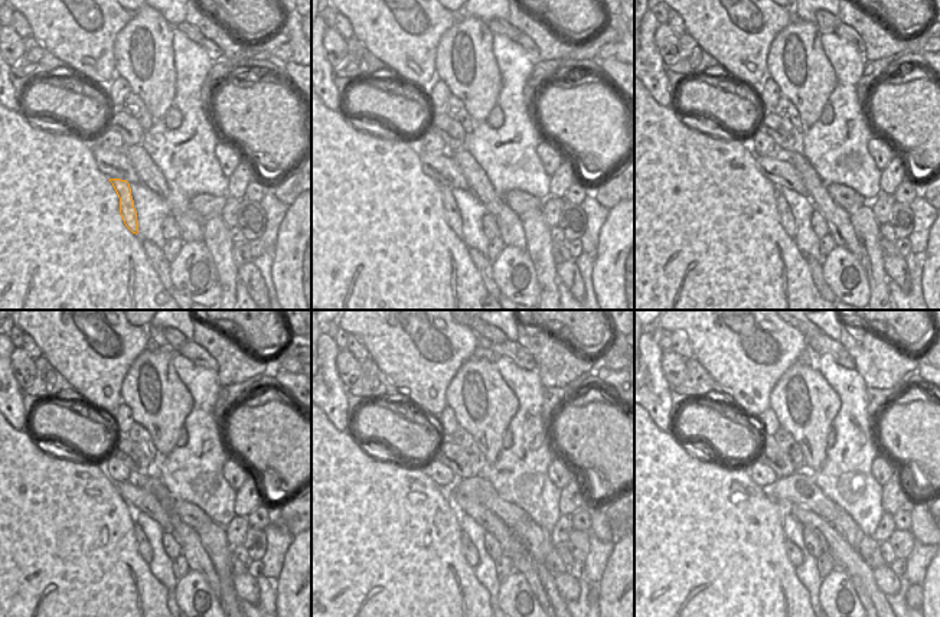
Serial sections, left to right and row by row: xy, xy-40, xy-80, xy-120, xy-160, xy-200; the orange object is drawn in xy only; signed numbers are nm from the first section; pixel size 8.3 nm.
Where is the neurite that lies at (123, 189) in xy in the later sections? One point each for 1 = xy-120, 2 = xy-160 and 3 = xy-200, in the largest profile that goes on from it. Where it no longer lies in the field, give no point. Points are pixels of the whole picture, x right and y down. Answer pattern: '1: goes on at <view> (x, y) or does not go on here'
1: goes on at xy-120 (143, 545)
2: goes on at xy-160 (469, 549)
3: goes on at xy-200 (795, 554)

